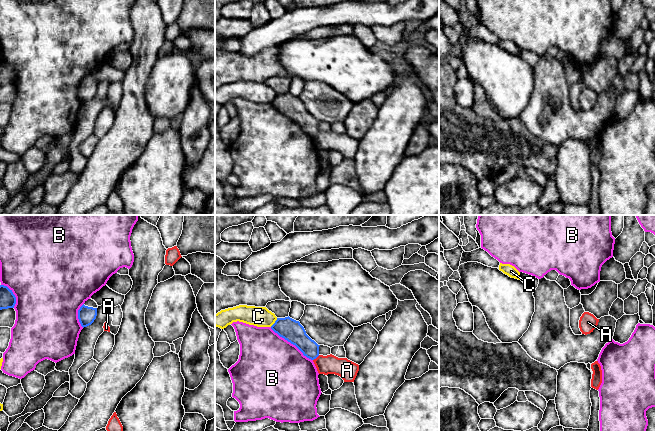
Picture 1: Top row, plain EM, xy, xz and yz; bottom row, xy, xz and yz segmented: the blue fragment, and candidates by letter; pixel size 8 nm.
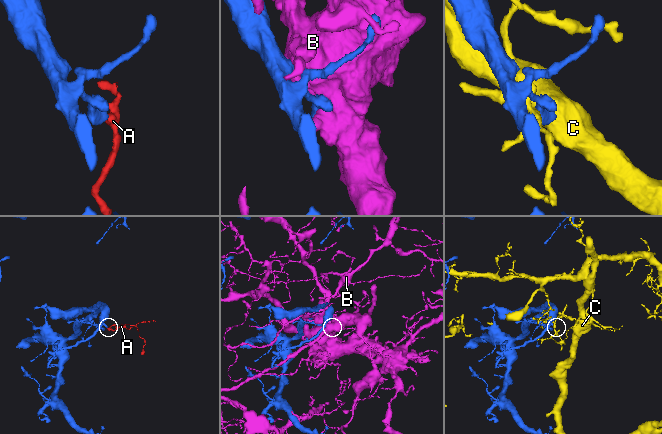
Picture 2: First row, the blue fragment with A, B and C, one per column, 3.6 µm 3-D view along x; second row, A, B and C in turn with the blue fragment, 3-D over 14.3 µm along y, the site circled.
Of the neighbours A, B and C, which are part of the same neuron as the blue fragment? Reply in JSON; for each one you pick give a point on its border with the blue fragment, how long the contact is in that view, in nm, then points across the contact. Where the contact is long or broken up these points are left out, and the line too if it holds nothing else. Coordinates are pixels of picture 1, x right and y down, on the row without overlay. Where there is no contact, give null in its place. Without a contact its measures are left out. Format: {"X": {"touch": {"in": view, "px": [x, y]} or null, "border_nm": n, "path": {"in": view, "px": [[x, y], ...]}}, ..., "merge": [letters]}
{"merge": []}

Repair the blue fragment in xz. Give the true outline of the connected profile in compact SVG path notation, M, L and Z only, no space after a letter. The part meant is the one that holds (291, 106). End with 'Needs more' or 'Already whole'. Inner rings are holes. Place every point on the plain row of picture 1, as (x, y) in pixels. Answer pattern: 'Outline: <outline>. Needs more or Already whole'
Outline: M277 94L271 105L280 113L295 121L304 132L314 136L319 132L319 122L307 110L299 97L292 94Z. Already whole

